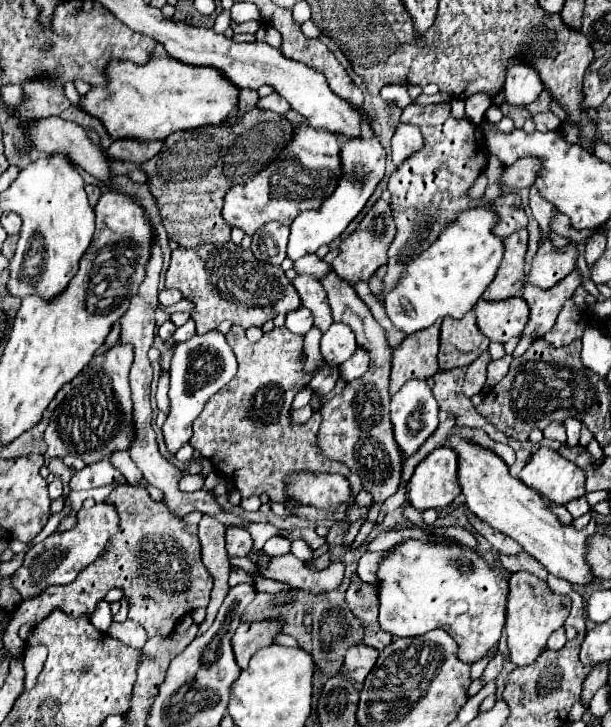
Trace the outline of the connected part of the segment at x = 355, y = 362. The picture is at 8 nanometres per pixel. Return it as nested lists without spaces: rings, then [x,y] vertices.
[[[356,348],[354,356],[350,360],[346,360],[344,364],[340,364],[340,376],[350,382],[350,380],[360,378],[368,368],[370,368],[368,352],[364,348]]]

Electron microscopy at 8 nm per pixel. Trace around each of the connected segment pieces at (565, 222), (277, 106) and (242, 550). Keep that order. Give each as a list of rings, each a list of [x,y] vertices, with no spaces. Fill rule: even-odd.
[[[560,213],[550,224],[552,232],[561,235],[572,242],[586,241],[587,237],[593,233],[593,230],[581,230],[577,231],[570,226],[570,219]]]
[[[270,94],[266,98],[260,98],[256,106],[264,108],[264,110],[274,110],[274,112],[278,112],[282,116],[286,112],[290,112],[290,104],[286,104],[286,100],[282,100],[282,96],[278,96],[278,94]]]
[[[228,528],[226,530],[226,550],[230,556],[250,556],[254,548],[250,532],[244,528]]]

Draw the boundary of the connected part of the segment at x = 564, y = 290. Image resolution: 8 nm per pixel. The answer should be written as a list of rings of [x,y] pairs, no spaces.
[[[574,268],[574,272],[566,276],[566,280],[560,280],[554,288],[548,290],[534,288],[534,284],[526,284],[522,296],[528,302],[530,320],[524,328],[524,334],[542,338],[554,326],[554,320],[562,310],[562,304],[572,298],[574,290],[580,284],[582,284],[582,272],[578,268]]]

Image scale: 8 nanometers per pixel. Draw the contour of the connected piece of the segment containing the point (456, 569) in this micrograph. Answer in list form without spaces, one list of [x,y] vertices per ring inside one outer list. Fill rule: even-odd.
[[[404,540],[398,544],[396,552],[386,558],[378,568],[380,596],[380,626],[392,636],[420,636],[434,628],[444,628],[460,646],[458,656],[464,662],[480,660],[498,640],[504,628],[504,606],[508,594],[508,574],[504,570],[492,568],[480,552],[466,546],[444,546],[420,540]]]

